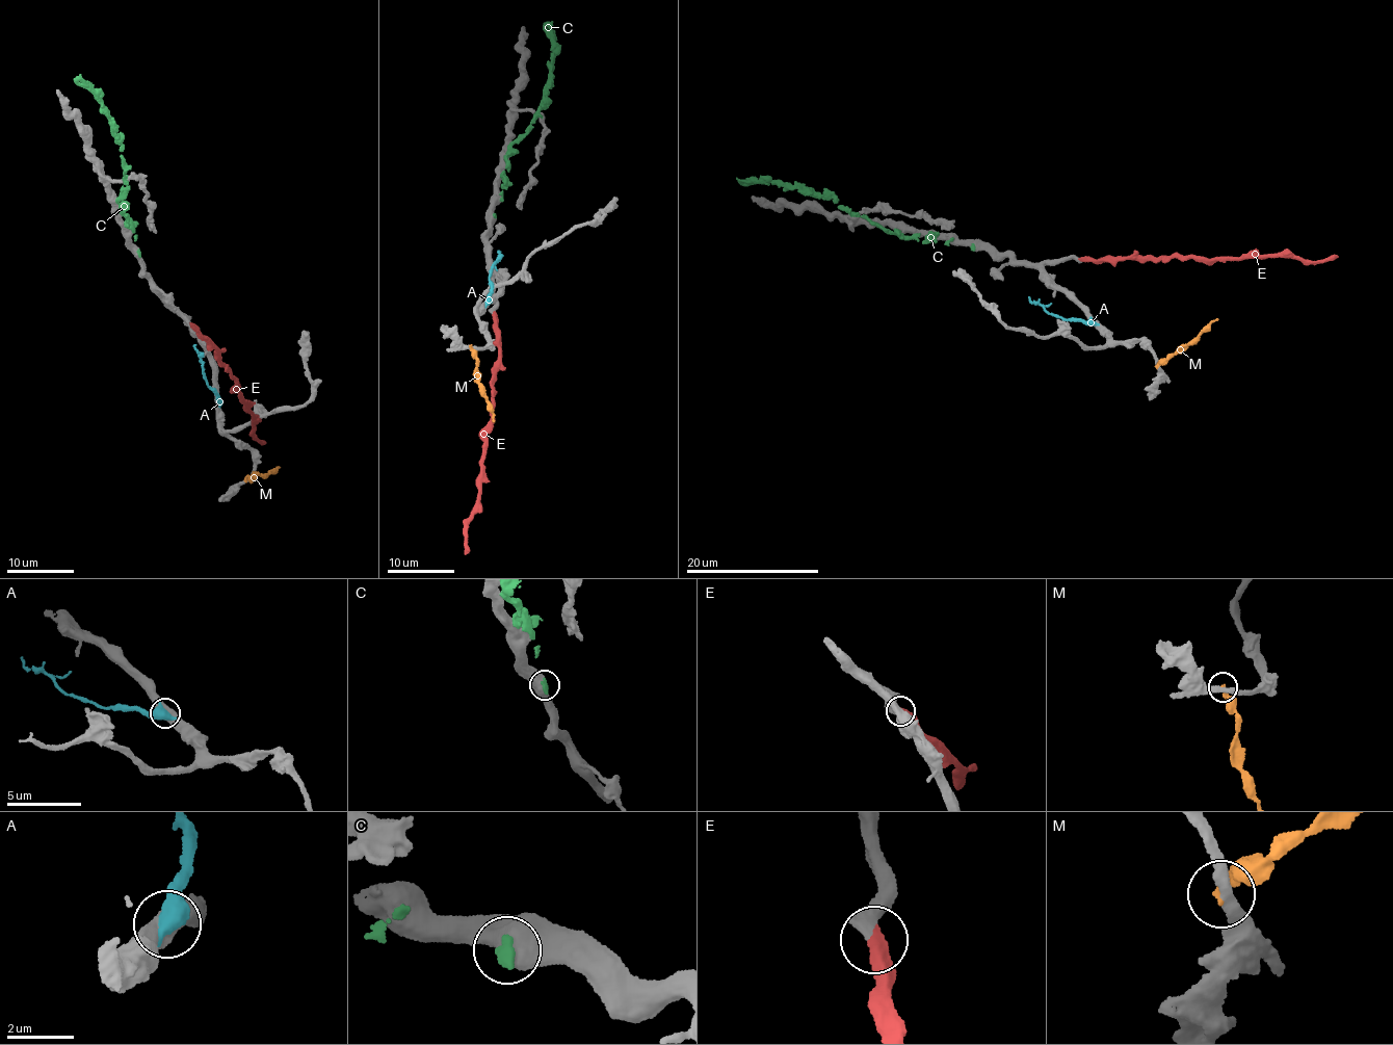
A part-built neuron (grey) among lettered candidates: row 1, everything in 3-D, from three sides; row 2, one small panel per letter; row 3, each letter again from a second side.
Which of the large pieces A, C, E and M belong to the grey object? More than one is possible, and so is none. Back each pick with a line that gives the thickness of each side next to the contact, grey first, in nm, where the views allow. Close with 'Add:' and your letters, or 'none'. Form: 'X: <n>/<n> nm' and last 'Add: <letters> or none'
E: 380/440 nm
Add: E

